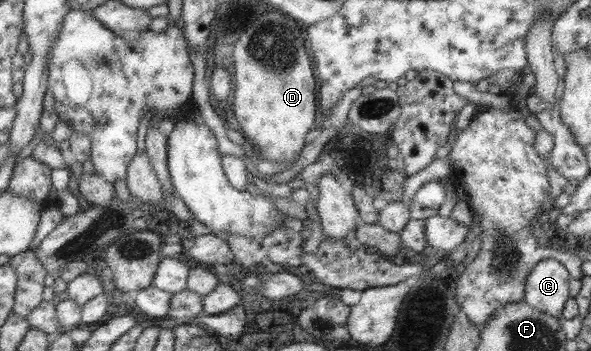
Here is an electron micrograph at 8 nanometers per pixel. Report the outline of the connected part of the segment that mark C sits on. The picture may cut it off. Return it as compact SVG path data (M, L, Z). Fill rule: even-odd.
M554 259L538 261L525 282L524 299L532 309L561 319L562 309L570 297L570 275Z

